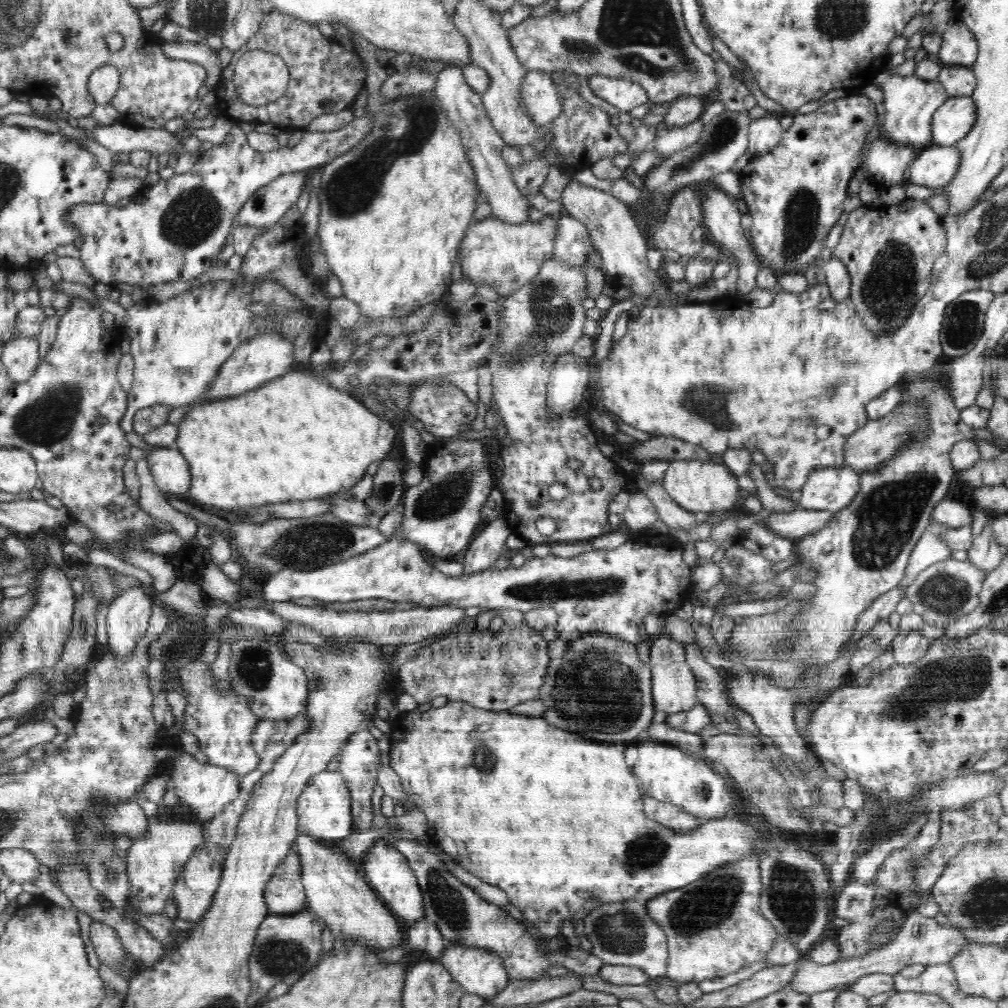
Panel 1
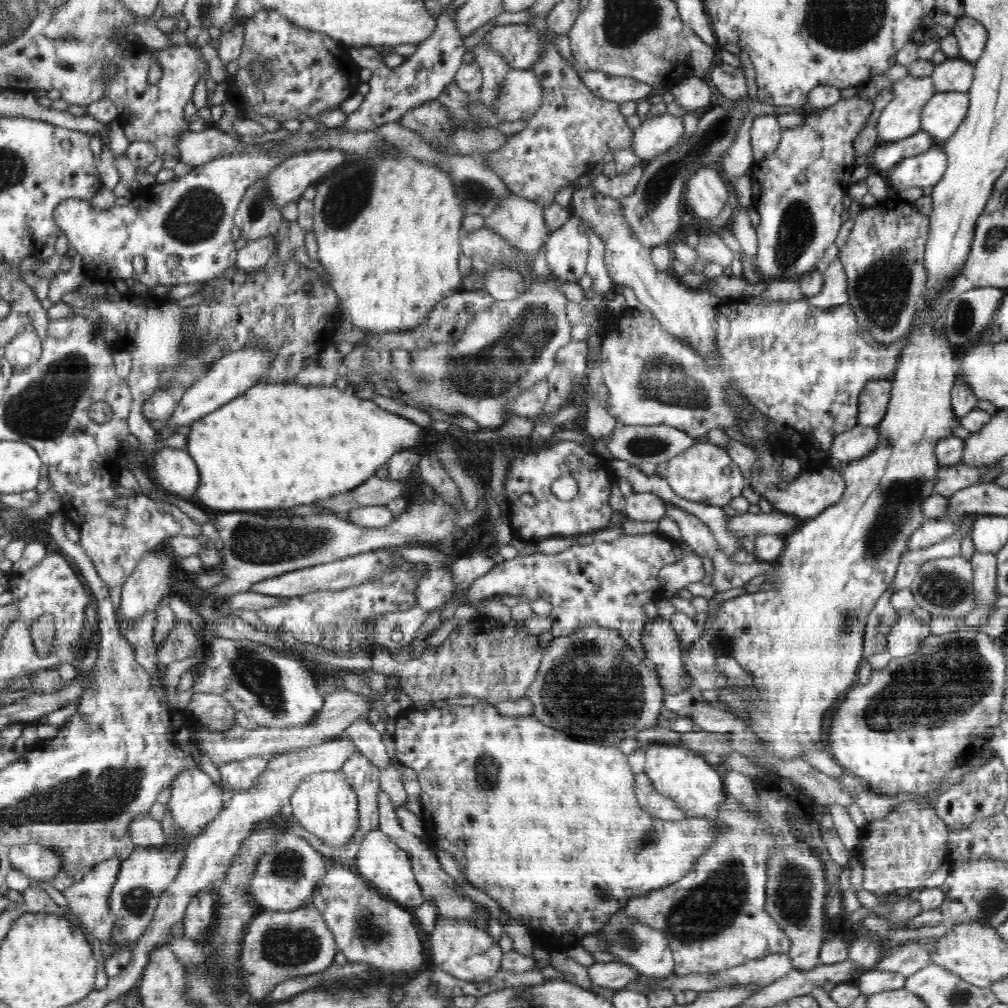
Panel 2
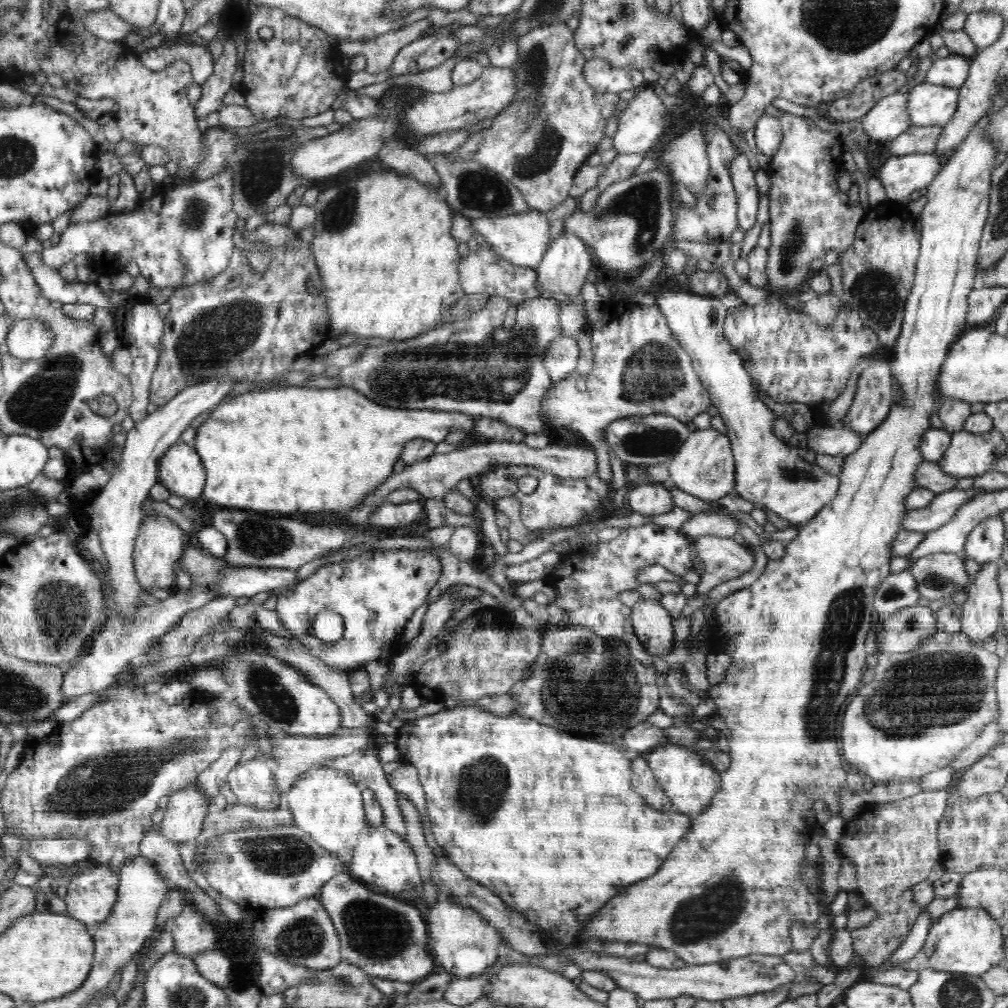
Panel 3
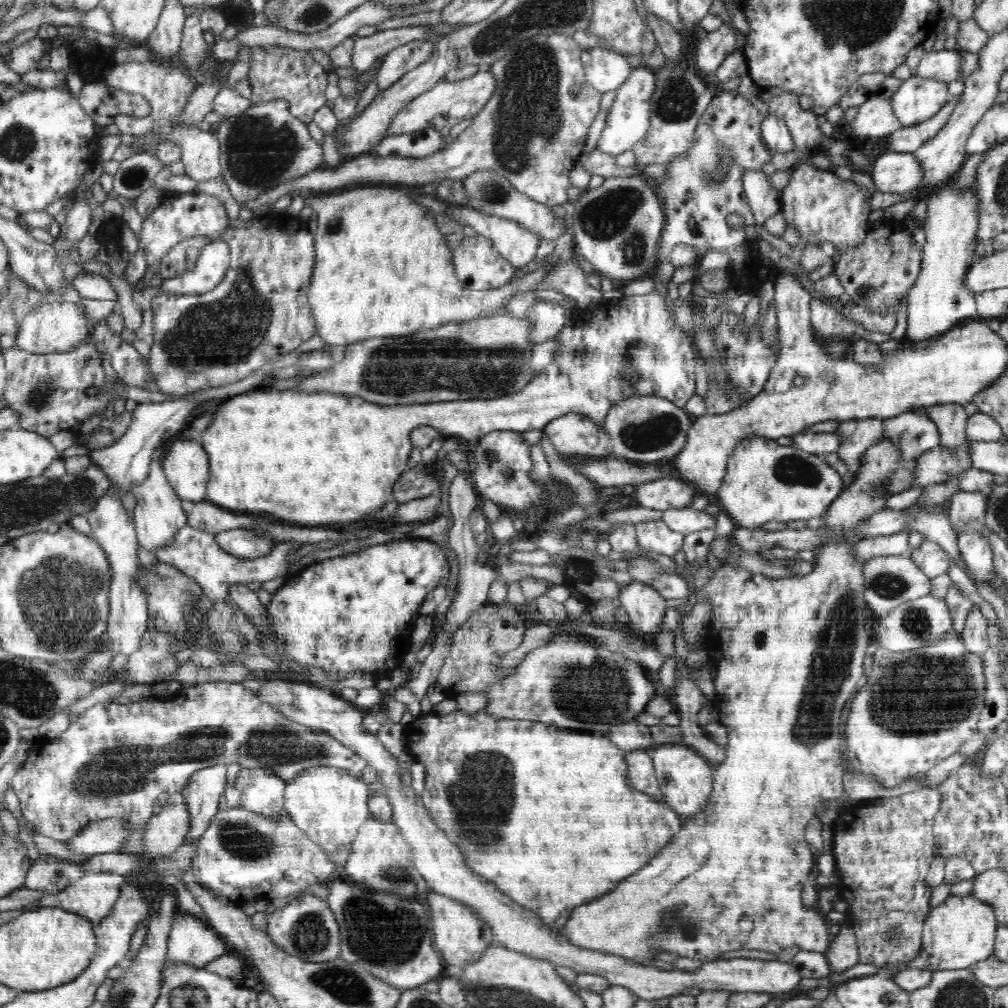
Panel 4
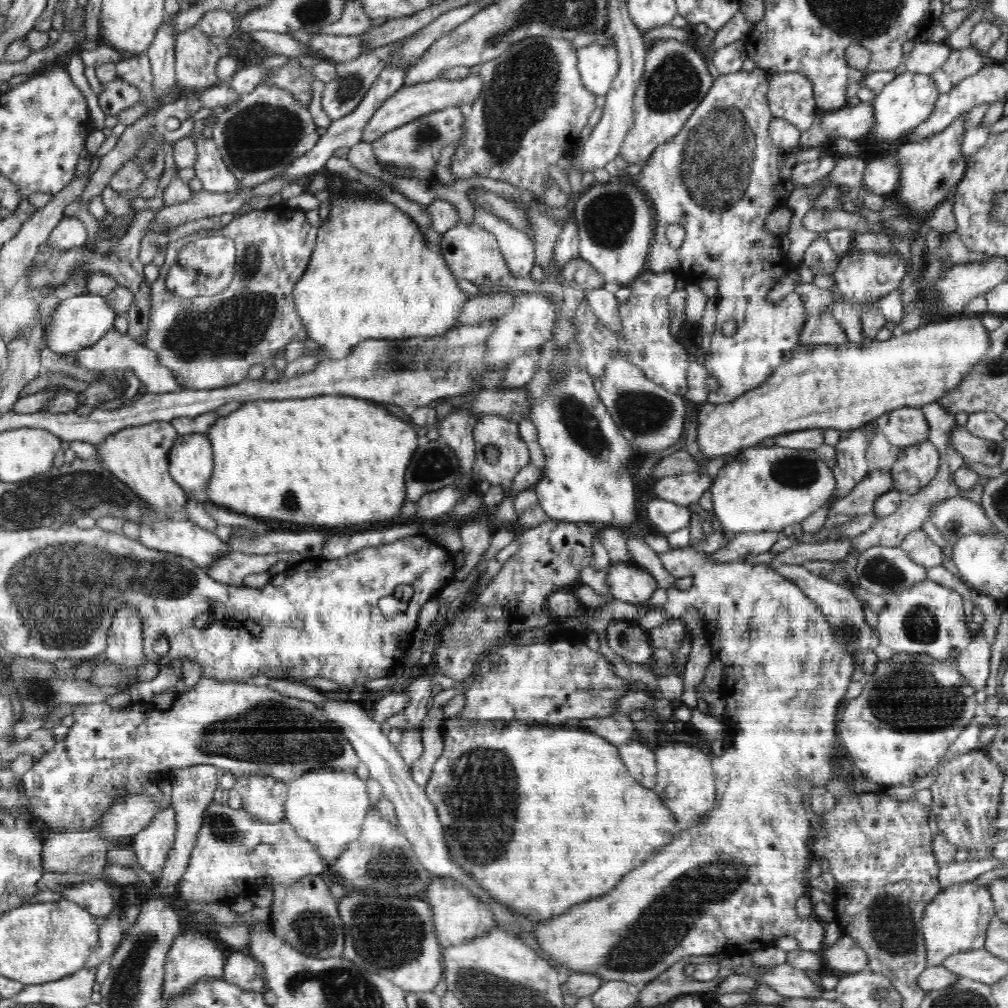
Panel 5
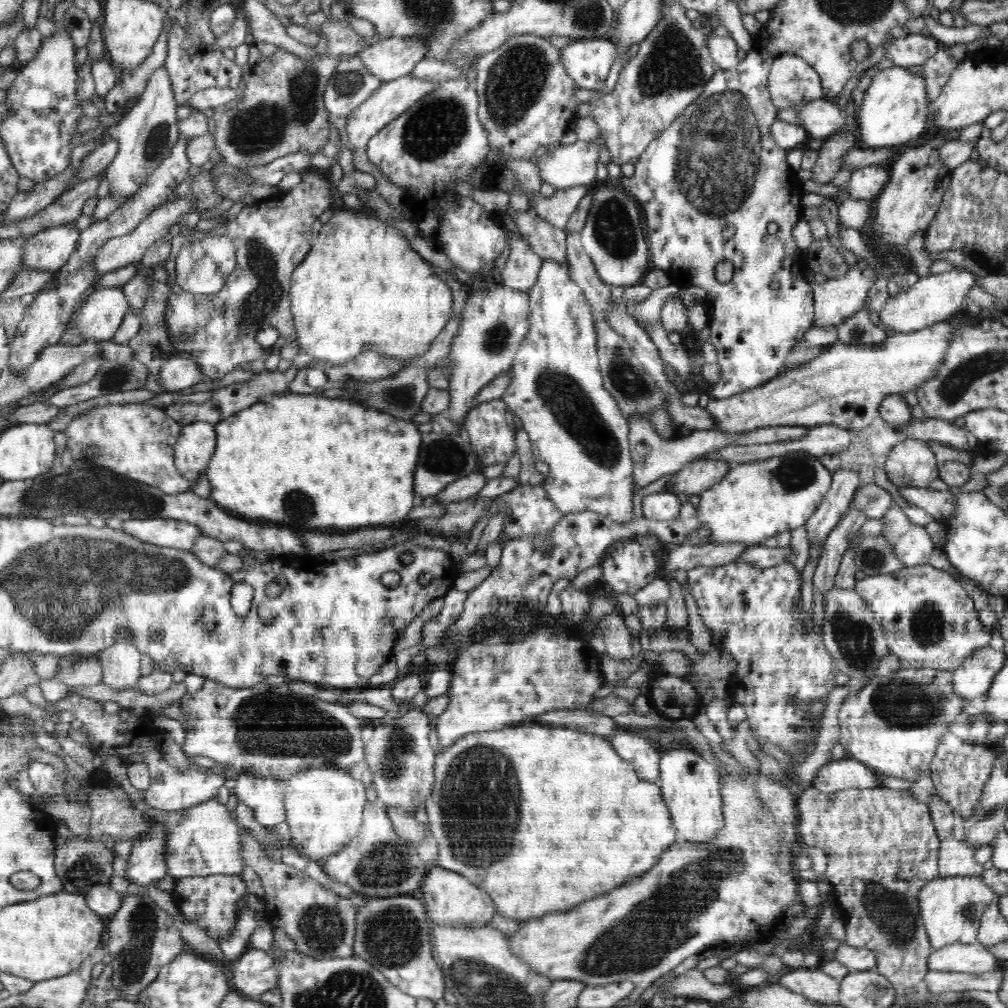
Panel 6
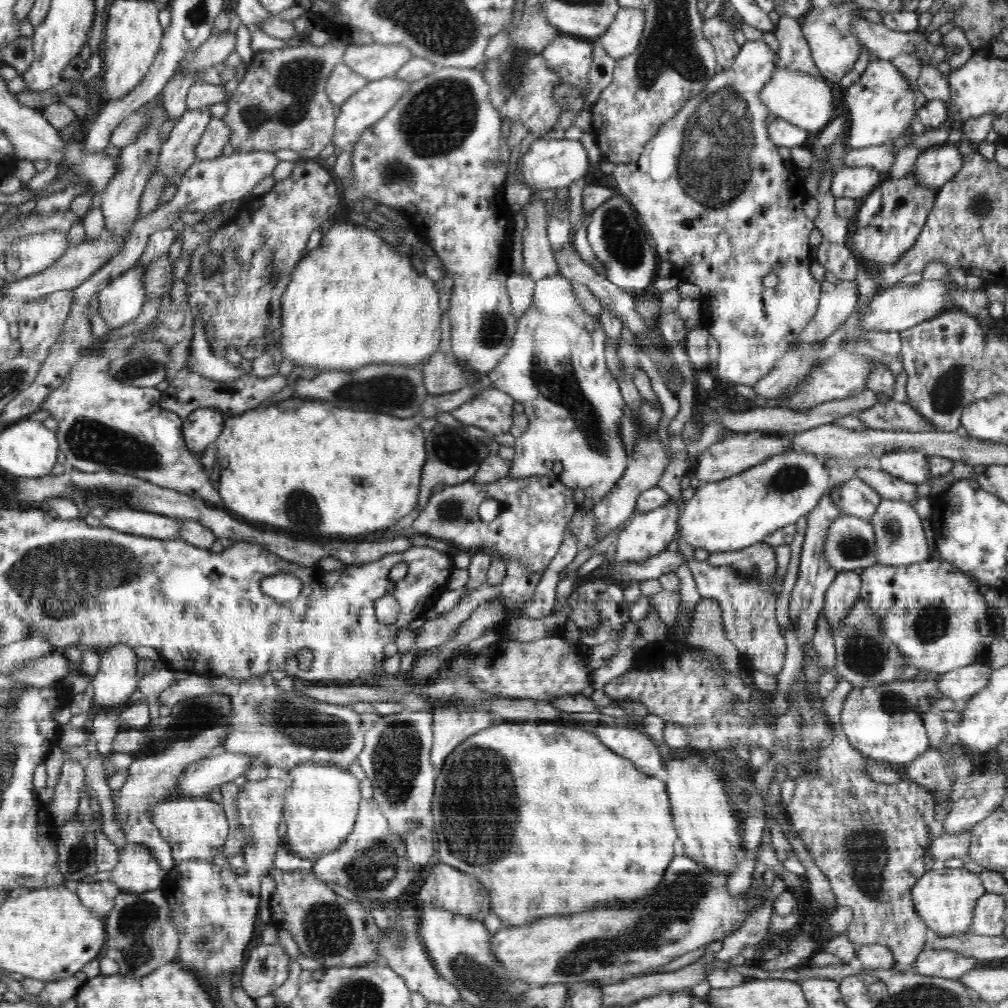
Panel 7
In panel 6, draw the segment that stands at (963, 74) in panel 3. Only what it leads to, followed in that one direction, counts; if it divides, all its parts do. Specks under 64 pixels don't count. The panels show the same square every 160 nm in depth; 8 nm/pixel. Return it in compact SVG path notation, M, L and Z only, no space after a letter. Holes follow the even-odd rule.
M909 33L904 38L890 38L886 44L886 57L896 66L920 66L938 52L939 44L932 35Z

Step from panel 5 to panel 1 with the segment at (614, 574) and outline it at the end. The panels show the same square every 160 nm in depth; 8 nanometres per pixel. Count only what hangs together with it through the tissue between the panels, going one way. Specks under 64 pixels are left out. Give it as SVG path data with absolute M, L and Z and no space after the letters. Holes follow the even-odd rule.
M667 634L650 641L650 661L652 673L652 697L654 710L674 714L684 712L697 705L697 689L694 673L686 662L684 644L674 641Z

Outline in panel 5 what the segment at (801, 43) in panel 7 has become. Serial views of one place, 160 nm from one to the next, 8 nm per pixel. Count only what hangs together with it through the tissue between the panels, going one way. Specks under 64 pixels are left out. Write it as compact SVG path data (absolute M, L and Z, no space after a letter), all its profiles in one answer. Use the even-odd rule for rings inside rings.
M800 73L770 76L767 100L772 115L790 122L802 133L815 126L820 116L814 96L812 83Z

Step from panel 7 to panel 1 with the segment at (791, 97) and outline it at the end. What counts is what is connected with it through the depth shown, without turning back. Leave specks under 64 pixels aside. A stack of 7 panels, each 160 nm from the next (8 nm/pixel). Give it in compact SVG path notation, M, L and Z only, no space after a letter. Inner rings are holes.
M882 68L873 77L874 85L881 85L884 92L884 116L883 129L890 142L915 146L919 149L933 144L932 120L940 106L943 106L950 98L942 84L938 80L928 81L916 76L892 76L889 69Z

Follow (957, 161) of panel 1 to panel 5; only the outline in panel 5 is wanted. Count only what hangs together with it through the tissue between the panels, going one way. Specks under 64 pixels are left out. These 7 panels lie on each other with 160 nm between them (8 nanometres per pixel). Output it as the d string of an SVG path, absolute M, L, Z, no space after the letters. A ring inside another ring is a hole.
M894 156L876 158L868 163L862 174L862 182L872 194L890 197L900 183L900 164Z

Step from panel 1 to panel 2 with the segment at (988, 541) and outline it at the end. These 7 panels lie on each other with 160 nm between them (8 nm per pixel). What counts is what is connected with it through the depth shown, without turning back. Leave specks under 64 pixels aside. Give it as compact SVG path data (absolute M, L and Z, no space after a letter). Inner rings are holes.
M977 553L971 561L973 567L973 582L974 593L977 599L977 608L968 616L965 617L965 625L973 630L981 630L987 624L987 617L991 611L996 609L995 603L1000 595L996 589L996 576L997 576L997 558L992 553Z

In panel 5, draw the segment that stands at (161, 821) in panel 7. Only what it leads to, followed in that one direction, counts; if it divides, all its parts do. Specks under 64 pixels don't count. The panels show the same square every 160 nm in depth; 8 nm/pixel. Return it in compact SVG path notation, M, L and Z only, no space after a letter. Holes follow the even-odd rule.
M213 801L180 880L178 897L200 904L232 903L240 894L264 886L292 886L305 876L322 875L327 869L318 849L301 838L286 818L275 823L259 821L244 808L236 810Z

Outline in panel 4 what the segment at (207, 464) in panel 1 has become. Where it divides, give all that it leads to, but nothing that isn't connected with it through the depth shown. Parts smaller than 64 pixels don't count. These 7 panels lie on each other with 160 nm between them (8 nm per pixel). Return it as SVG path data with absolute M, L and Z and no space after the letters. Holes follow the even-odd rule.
M669 259L658 262L657 273L652 274L655 293L647 295L633 295L623 296L621 299L611 302L604 301L597 308L578 309L573 316L572 322L566 321L562 330L555 338L560 341L560 350L554 356L554 362L550 363L544 372L537 374L526 388L518 390L516 394L506 394L502 398L486 398L482 400L454 400L450 402L434 402L417 405L398 405L398 406L380 406L373 402L368 402L360 397L348 396L343 394L334 393L321 393L308 394L308 392L298 391L278 391L276 392L252 392L252 394L234 395L226 399L214 409L214 416L211 424L207 426L201 434L201 445L207 452L210 465L210 478L207 482L207 495L206 498L212 504L218 504L218 507L230 508L231 510L242 510L248 512L249 515L262 516L262 514L270 514L272 518L282 518L281 522L290 522L300 526L300 524L322 524L322 526L330 526L330 524L348 524L350 520L358 520L374 510L386 504L386 498L390 498L388 494L392 492L392 486L396 484L396 480L402 476L402 472L406 470L406 462L411 451L411 434L416 426L431 426L438 432L446 434L446 436L461 436L470 441L478 441L484 434L490 434L494 430L510 430L514 432L523 433L528 430L542 431L544 426L552 422L554 418L560 418L564 414L575 412L581 414L584 418L589 418L595 422L599 428L604 426L604 418L608 414L609 408L614 404L626 400L626 398L634 398L634 396L661 396L667 398L670 402L678 405L680 408L685 409L686 404L696 392L696 366L694 366L694 354L692 353L691 341L682 328L676 323L675 316L672 312L668 311L666 301L664 301L667 294L667 286L673 277L673 272L676 267L672 265Z

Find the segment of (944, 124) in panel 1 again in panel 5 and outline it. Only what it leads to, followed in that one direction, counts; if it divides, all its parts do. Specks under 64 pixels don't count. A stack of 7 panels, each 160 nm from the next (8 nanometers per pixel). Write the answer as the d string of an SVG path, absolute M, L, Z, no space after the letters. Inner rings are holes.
M904 71L892 82L886 84L882 92L872 100L876 120L872 134L882 141L884 139L895 141L902 136L907 138L912 130L922 125L922 122L925 122L926 118L934 112L940 96L936 82L930 75Z

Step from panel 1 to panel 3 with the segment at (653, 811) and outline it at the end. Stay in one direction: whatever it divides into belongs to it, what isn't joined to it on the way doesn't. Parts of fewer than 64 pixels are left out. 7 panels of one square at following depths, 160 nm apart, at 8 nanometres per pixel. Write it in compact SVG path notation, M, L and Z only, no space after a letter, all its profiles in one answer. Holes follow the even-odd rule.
M631 756L631 783L648 806L660 811L672 810L671 800L664 794L662 787L658 786L646 758Z

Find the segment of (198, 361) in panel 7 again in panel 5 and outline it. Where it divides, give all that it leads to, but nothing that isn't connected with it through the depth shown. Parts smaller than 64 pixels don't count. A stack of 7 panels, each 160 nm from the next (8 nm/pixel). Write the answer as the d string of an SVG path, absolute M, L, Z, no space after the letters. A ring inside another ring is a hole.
M114 327L108 330L92 346L82 348L78 352L66 354L66 356L67 360L70 360L76 366L81 366L92 371L102 372L107 369L113 369L120 376L123 376L125 375L125 370L130 370L139 378L147 393L164 394L180 389L174 375L171 373L172 371L158 363L158 357L155 352L146 348L145 345L136 343L127 332L122 334L116 331Z

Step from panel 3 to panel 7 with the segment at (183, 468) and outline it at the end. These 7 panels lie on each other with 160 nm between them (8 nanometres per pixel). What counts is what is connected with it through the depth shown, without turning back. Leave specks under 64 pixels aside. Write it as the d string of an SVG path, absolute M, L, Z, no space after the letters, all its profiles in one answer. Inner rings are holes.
M198 408L183 421L183 439L187 449L195 456L204 454L222 432L228 414L215 408Z

